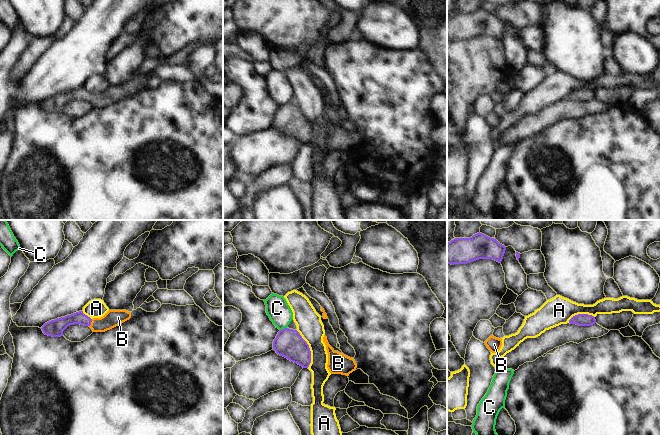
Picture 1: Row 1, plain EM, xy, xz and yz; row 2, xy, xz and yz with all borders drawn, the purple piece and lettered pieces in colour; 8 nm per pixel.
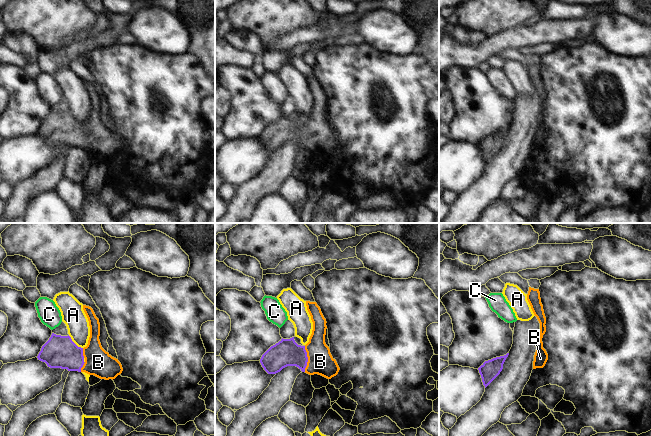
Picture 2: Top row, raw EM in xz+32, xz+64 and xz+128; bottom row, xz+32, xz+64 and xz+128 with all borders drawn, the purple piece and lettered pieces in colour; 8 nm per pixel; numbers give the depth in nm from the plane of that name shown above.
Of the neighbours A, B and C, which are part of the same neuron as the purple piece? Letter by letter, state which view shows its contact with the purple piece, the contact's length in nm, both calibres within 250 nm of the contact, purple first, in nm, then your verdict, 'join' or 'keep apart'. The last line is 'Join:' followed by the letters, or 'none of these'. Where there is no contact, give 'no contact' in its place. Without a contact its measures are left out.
A: xz | 320 nm | 220/200 nm | keep apart
B: xy | 70 nm | 110/140 nm | join
C: xz | 60 nm | 220/190 nm | keep apart
Join: B

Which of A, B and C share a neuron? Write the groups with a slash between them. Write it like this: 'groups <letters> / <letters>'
groups A / B / C

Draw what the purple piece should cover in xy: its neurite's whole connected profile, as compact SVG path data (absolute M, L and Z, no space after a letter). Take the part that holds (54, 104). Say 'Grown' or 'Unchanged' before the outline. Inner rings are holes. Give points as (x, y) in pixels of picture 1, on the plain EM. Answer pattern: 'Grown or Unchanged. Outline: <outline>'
Grown. Outline: M109 86L101 94L91 95L79 87L65 93L57 94L45 99L42 107L45 111L52 113L63 112L63 107L70 101L80 100L89 102L93 108L105 108L110 106L131 94L131 88L126 86Z

